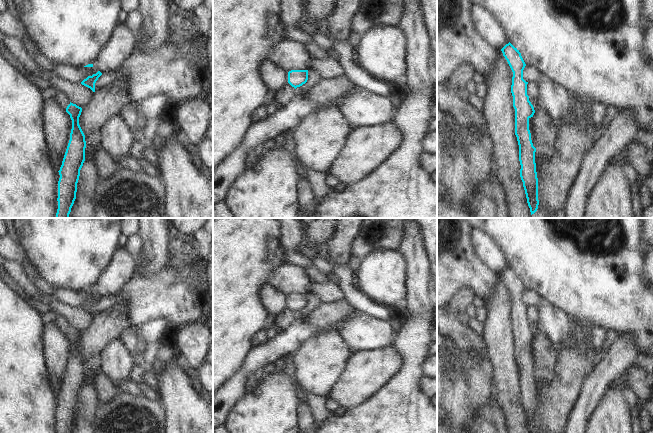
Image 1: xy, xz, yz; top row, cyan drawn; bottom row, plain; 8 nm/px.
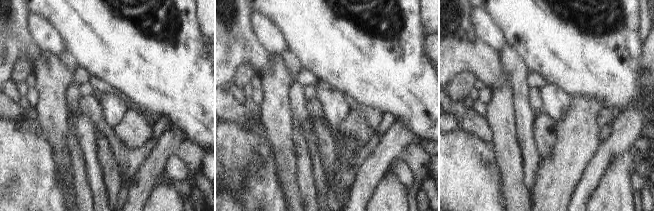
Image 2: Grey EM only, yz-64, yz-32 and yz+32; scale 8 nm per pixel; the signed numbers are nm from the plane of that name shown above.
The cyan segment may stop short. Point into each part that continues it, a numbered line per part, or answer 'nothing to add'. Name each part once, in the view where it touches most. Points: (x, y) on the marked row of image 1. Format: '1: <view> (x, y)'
nothing to add

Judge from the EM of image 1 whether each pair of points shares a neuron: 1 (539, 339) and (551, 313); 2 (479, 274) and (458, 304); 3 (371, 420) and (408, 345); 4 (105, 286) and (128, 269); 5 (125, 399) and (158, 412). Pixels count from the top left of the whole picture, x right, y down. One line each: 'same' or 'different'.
1: different
2: different
3: same
4: same
5: same

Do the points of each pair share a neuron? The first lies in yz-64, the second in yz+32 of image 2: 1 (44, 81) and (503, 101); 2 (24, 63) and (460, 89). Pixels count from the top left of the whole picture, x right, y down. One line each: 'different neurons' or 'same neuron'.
1: same neuron
2: same neuron

